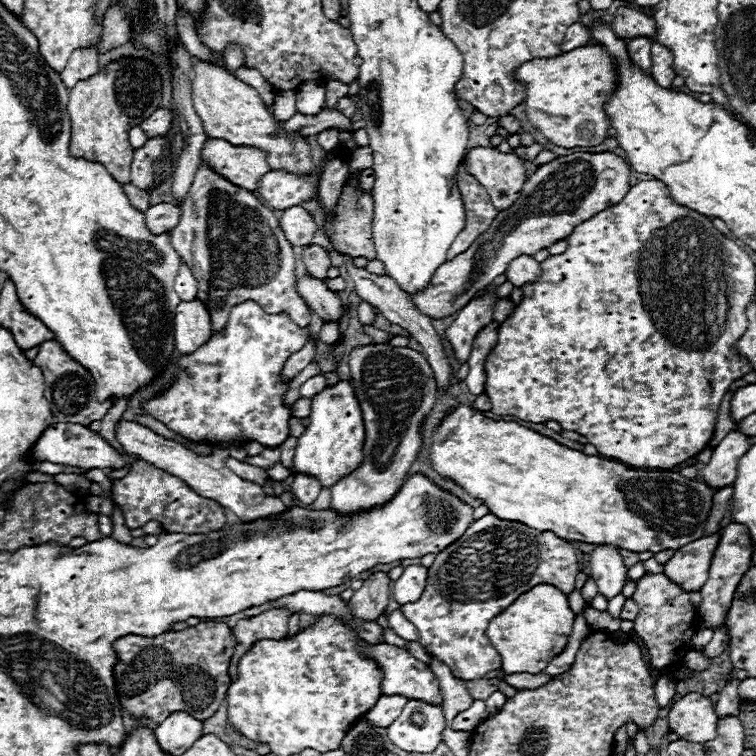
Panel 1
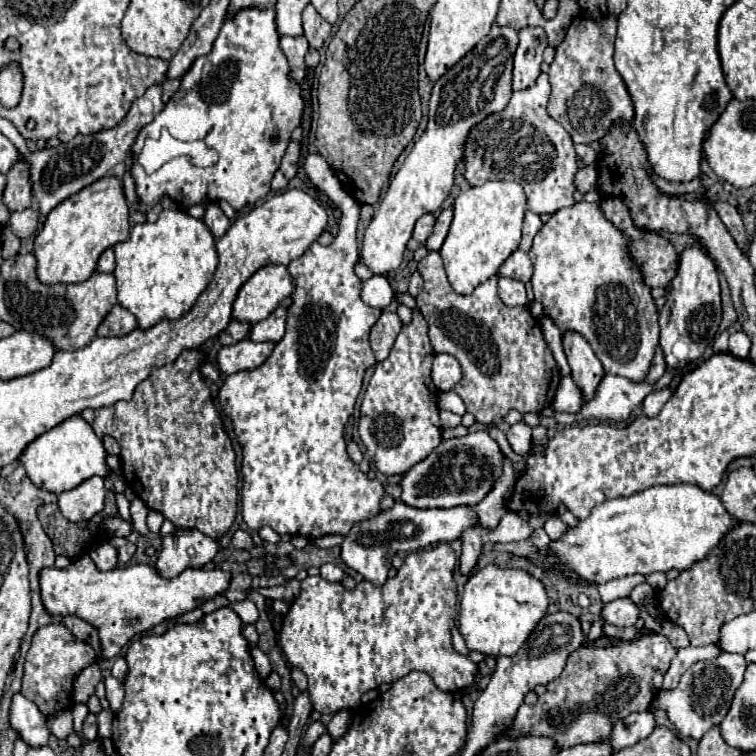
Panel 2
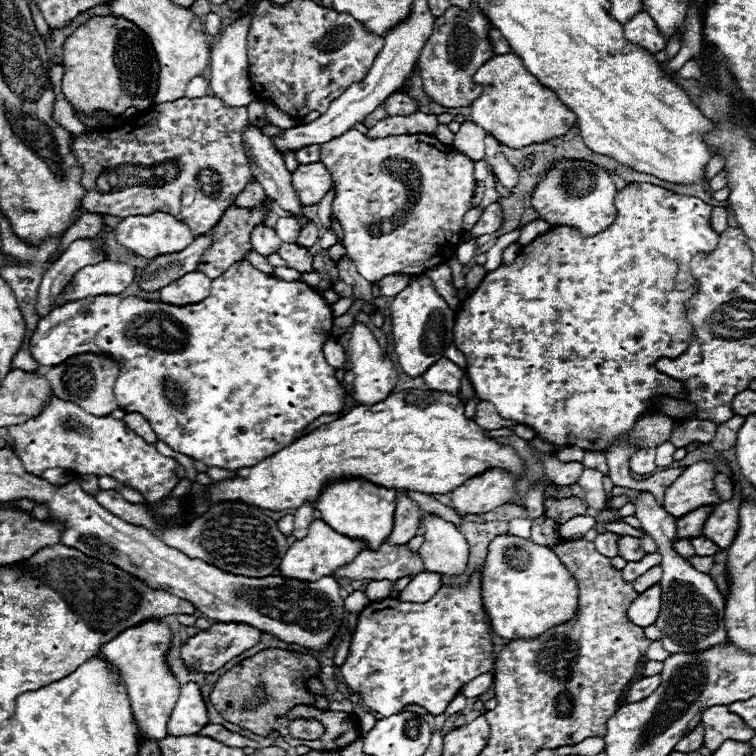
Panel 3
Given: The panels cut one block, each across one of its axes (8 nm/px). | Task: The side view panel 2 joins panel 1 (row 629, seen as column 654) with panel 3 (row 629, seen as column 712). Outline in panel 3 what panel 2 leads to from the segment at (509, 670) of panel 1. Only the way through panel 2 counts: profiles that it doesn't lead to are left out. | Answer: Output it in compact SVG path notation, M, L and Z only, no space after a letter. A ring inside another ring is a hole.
M506 534L496 536L488 546L482 564L482 600L498 636L506 640L532 638L574 616L578 584L548 546Z

